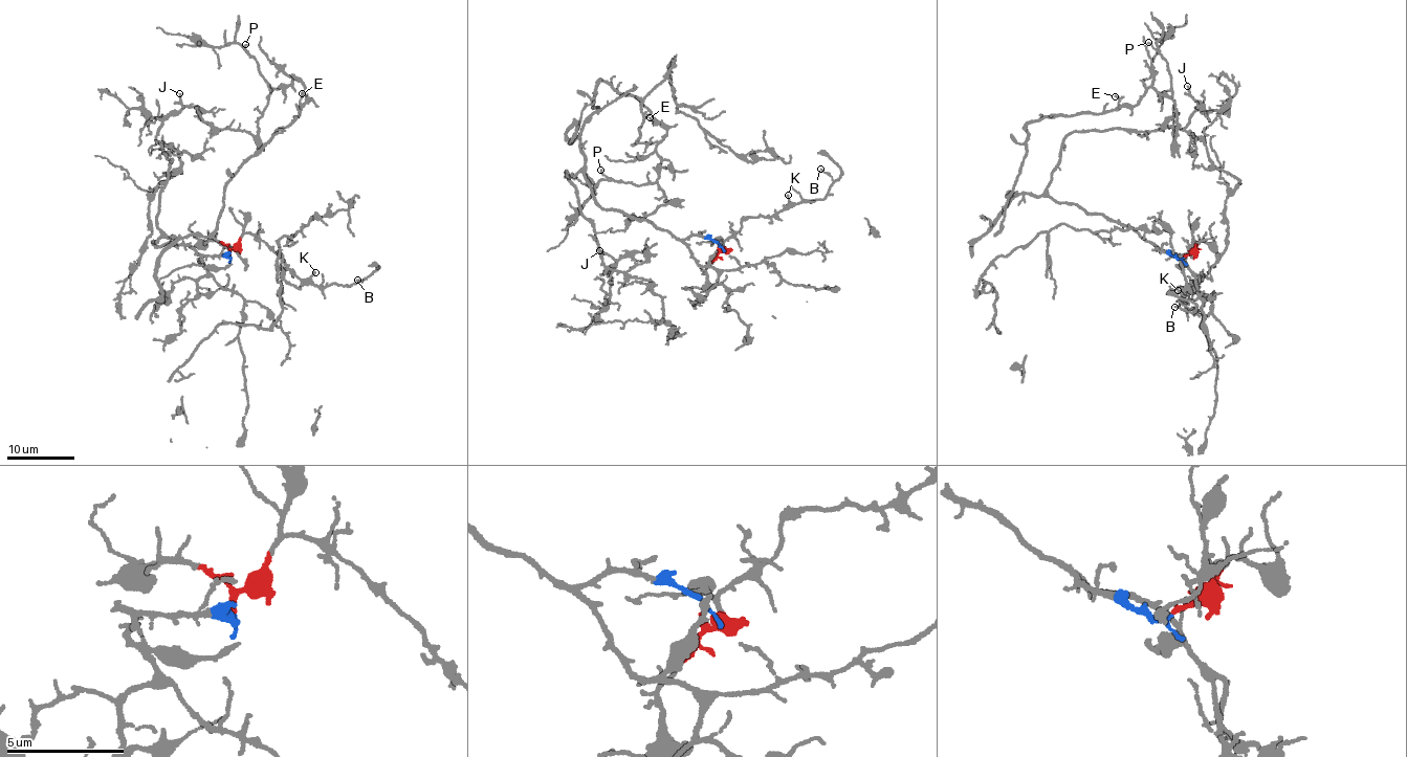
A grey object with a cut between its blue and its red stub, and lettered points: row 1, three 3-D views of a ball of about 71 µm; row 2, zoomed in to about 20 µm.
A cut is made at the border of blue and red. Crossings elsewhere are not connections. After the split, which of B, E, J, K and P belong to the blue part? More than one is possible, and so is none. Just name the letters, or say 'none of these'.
E, J, P

